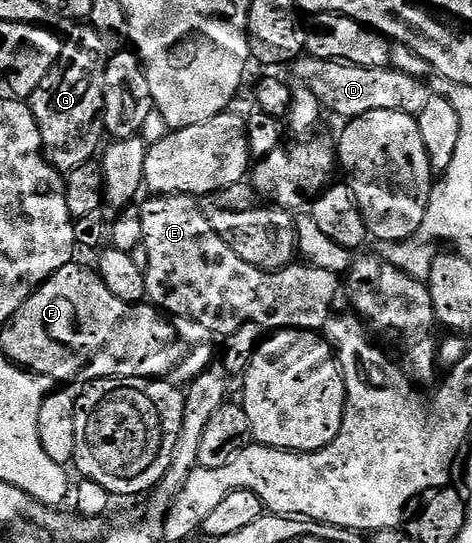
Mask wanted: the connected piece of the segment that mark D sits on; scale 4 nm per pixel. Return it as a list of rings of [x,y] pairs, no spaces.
[[[303,55],[293,62],[292,69],[302,81],[307,81],[309,92],[320,103],[345,119],[368,115],[368,111],[400,111],[418,114],[428,107],[432,90],[418,77],[410,73],[401,73],[398,67],[388,69],[369,69],[359,65],[349,65],[346,61],[321,61],[309,55]]]

